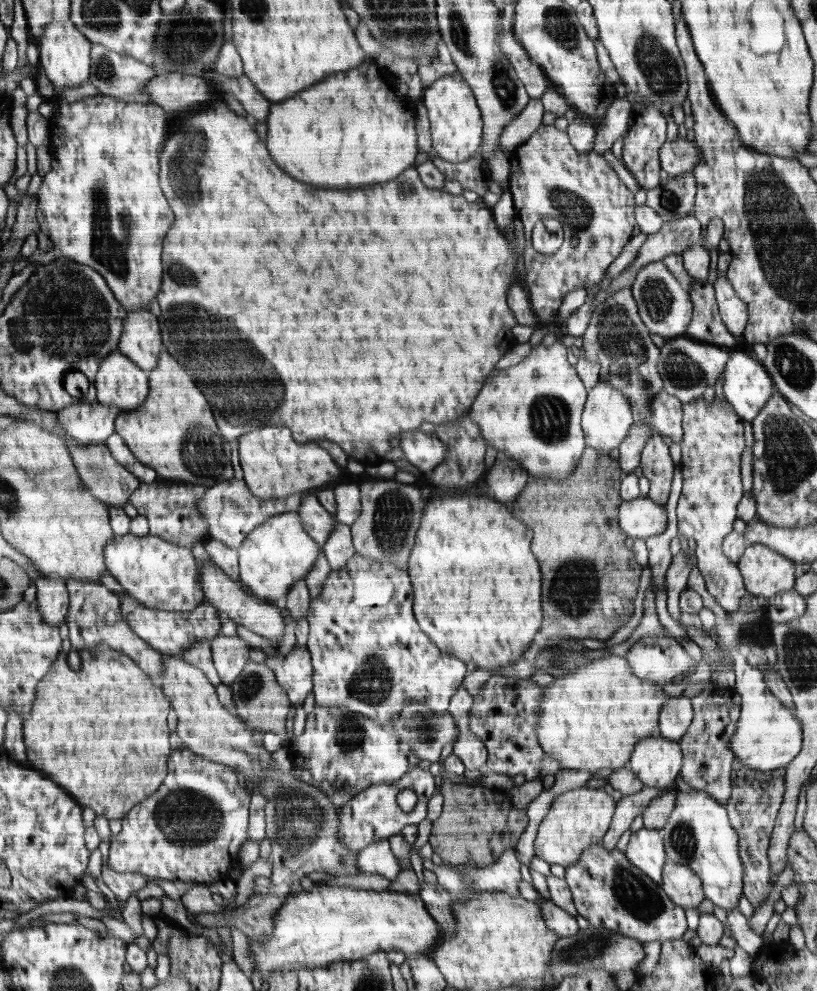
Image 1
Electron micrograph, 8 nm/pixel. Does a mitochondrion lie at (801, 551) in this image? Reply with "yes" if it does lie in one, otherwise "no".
no

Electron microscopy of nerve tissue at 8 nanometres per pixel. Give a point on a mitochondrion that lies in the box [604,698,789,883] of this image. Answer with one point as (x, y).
(684, 840)

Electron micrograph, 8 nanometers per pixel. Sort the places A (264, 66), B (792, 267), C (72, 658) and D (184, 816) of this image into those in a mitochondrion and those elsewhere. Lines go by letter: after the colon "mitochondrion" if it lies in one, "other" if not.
A: other
B: mitochondrion
C: mitochondrion
D: mitochondrion

